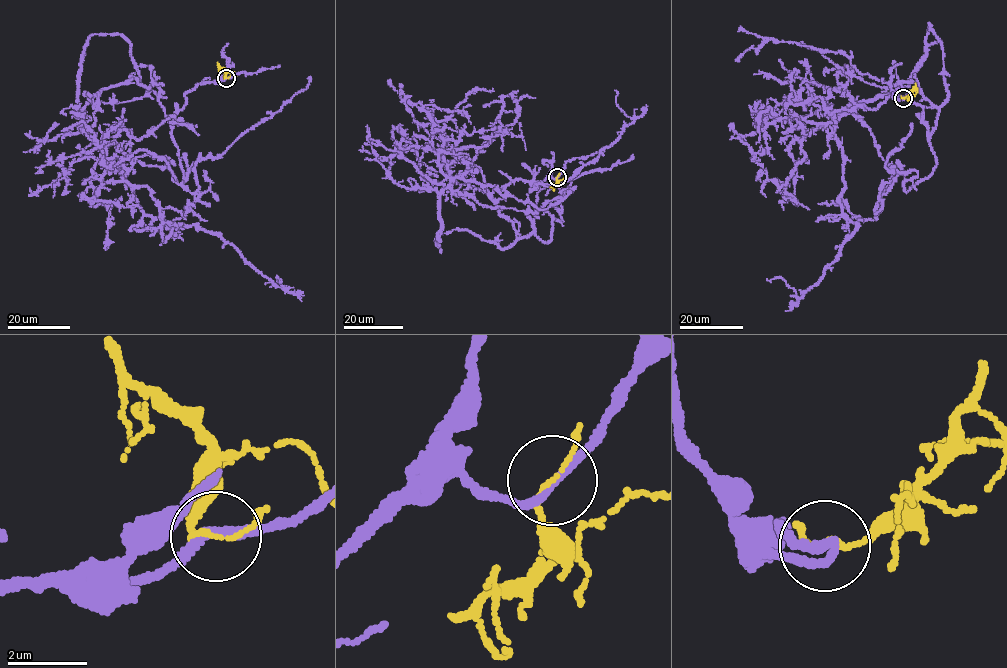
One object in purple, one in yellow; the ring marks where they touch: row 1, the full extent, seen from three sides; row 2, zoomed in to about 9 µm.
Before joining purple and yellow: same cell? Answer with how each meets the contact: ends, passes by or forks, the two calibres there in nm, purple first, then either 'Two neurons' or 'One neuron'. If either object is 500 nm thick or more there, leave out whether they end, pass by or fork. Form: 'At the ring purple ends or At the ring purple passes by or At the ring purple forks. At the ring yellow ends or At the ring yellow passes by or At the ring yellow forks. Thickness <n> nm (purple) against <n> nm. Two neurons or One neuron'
At the ring purple passes by. At the ring yellow passes by. Thickness 220 nm (purple) against 110 nm. Two neurons

